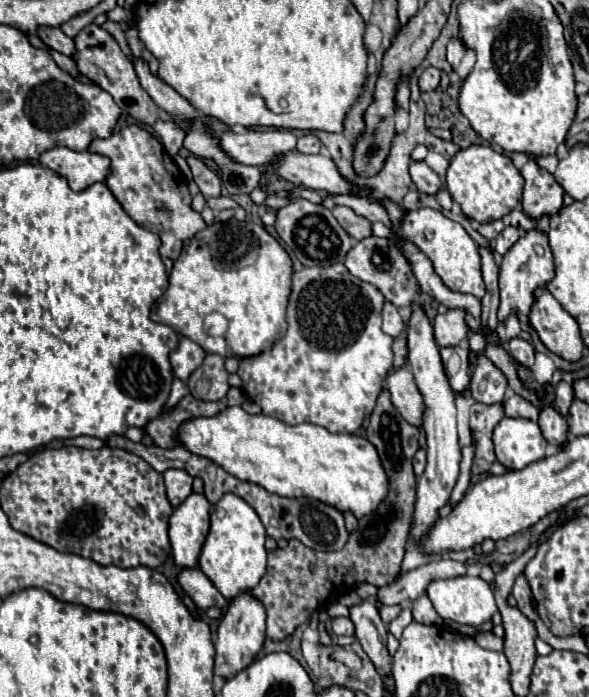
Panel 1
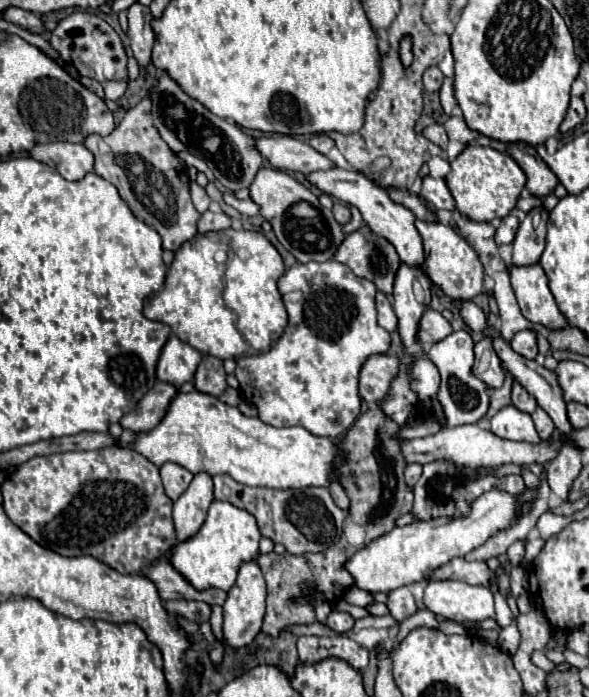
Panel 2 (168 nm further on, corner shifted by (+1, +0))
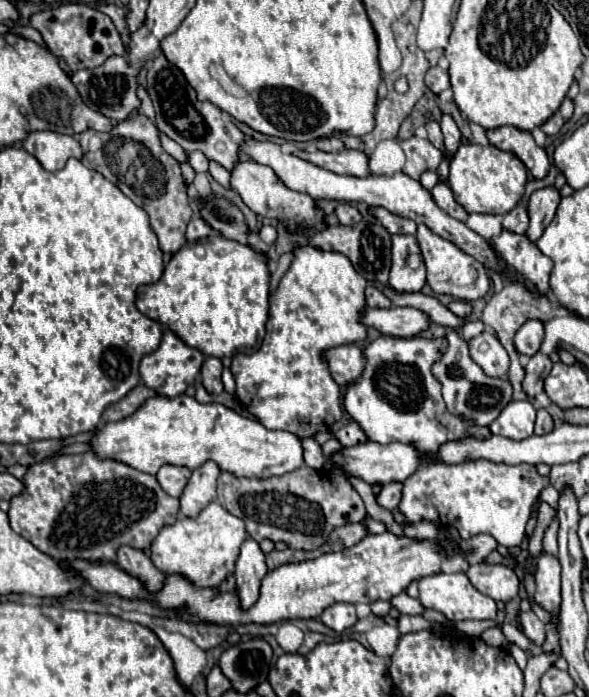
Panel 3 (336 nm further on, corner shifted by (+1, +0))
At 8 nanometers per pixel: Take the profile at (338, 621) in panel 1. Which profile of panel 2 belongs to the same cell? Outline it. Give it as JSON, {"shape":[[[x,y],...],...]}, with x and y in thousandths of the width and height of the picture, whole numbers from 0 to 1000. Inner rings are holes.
{"shape":[[[564,877],[553,888],[553,897],[560,902],[567,902],[570,908],[591,908],[598,900],[601,900],[601,888],[591,882],[591,879],[574,879],[574,877]]]}

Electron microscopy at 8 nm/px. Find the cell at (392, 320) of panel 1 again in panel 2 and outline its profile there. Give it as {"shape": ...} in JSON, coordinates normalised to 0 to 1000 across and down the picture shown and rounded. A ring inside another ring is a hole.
{"shape":[[[652,420],[638,423],[638,443],[642,443],[642,466],[652,469],[655,475],[672,475],[676,472],[676,455],[666,443],[662,429]]]}

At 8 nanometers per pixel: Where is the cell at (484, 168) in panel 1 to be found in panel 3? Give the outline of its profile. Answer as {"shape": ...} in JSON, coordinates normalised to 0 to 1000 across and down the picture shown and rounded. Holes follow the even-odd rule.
{"shape":[[[791,205],[781,208],[771,228],[764,231],[764,254],[761,265],[771,274],[774,288],[795,306],[832,306],[856,308],[869,303],[890,280],[890,265],[896,260],[893,237],[866,217],[852,217],[839,208],[808,208]]]}

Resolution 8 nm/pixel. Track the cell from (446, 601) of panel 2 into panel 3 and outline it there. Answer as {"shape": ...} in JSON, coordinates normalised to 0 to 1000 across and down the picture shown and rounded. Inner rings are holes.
{"shape":[[[740,822],[730,828],[713,831],[713,865],[723,874],[737,874],[754,879],[767,891],[788,891],[788,888],[839,888],[842,885],[842,865],[818,854],[791,828],[791,822]]]}

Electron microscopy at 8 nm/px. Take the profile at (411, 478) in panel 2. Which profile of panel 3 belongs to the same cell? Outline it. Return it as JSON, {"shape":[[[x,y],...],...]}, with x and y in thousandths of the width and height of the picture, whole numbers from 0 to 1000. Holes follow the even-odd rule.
{"shape":[[[662,693],[662,696],[652,696],[638,713],[638,722],[652,730],[662,730],[669,733],[672,725],[679,722],[679,707],[683,704],[683,693]]]}

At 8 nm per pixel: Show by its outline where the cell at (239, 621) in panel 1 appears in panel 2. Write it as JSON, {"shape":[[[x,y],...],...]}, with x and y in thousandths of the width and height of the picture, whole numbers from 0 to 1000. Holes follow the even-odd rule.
{"shape":[[[424,805],[407,813],[404,831],[397,842],[387,848],[387,859],[380,865],[380,923],[390,931],[421,928],[445,902],[448,879],[452,879],[452,836],[435,805]]]}

